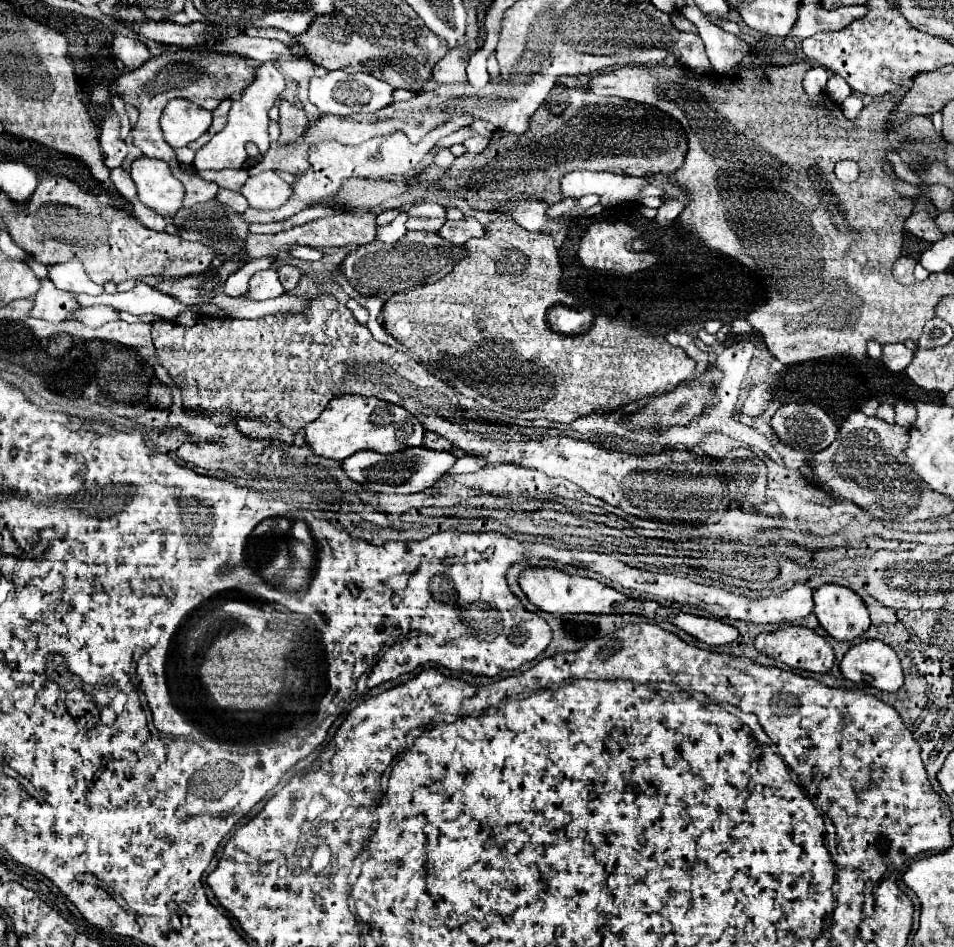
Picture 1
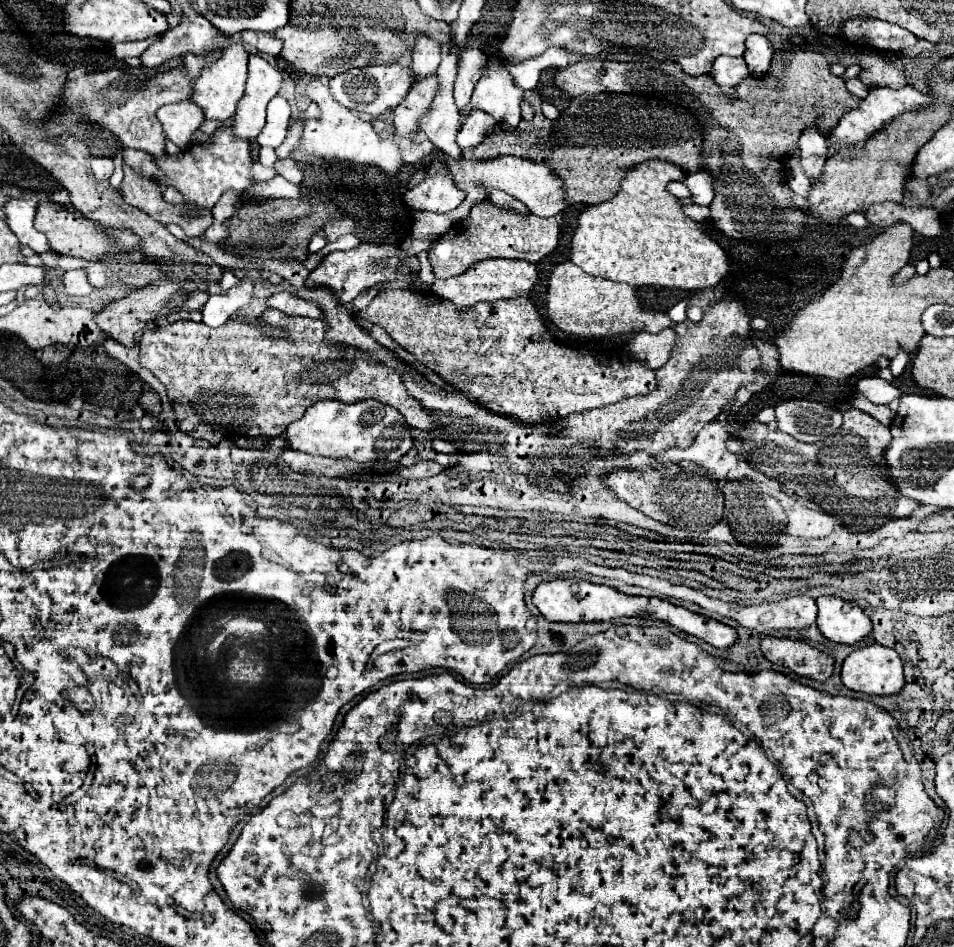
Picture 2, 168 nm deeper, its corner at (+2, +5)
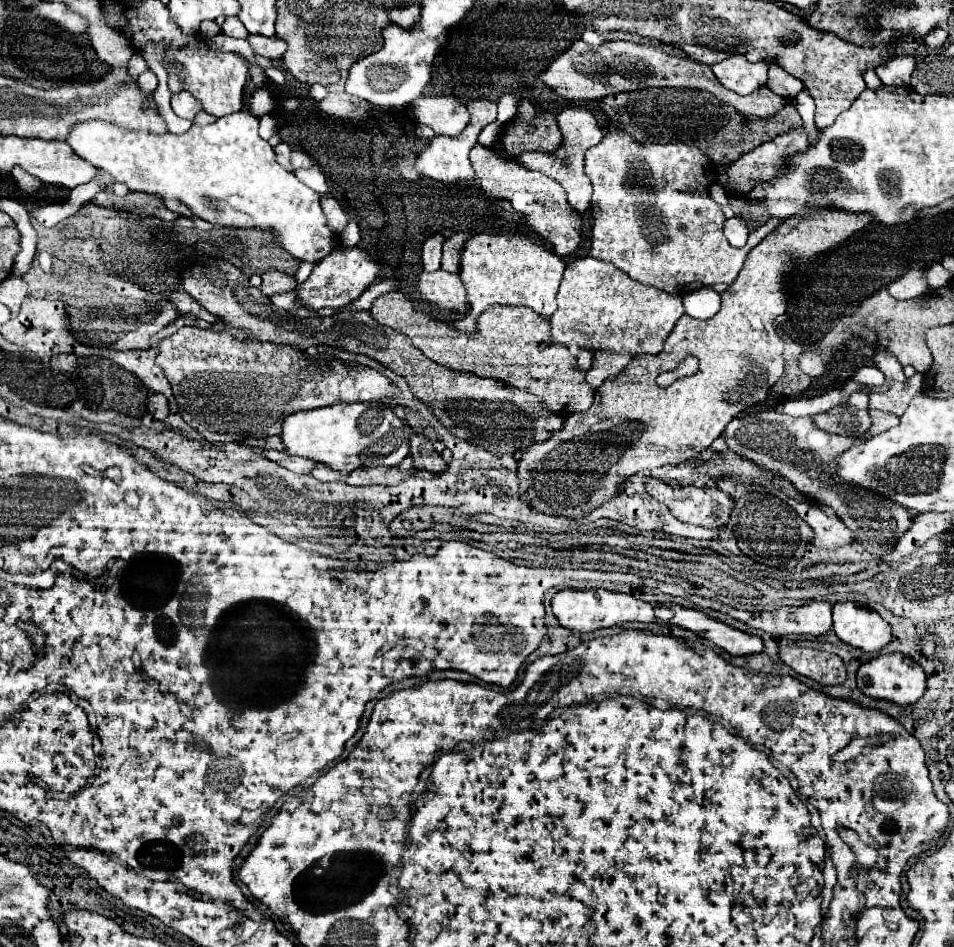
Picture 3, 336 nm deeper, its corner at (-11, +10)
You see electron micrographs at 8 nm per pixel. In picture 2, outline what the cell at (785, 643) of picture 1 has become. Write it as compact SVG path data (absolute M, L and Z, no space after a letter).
M764 636L760 642L760 650L770 662L782 664L798 676L826 680L832 674L832 666L834 666L832 656L812 648L804 640Z

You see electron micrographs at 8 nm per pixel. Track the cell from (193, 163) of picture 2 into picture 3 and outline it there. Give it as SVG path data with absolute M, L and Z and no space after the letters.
M247 111L225 115L211 125L191 125L191 129L181 135L153 135L151 131L123 129L103 119L87 119L73 123L65 141L81 159L109 173L115 183L127 185L129 191L149 193L159 199L177 199L187 205L195 217L213 223L215 227L269 231L275 243L291 257L307 263L319 263L341 245L339 235L327 225L327 217L319 205L319 193L305 187L291 171L277 163L273 147L259 137L257 129L259 119Z

